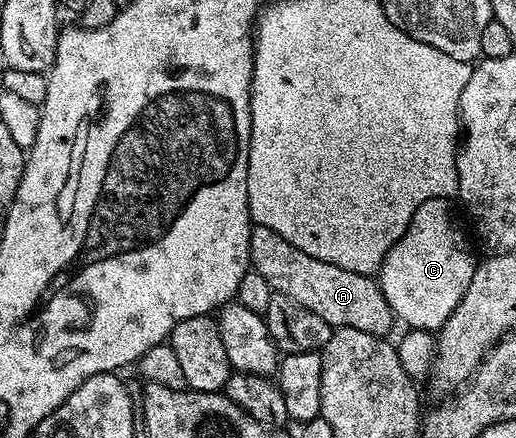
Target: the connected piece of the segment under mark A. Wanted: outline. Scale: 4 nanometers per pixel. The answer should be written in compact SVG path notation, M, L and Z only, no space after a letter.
M252 225L249 252L250 269L261 272L261 276L269 280L274 293L289 296L289 300L301 304L301 308L317 312L317 316L332 328L358 328L382 338L390 335L391 325L396 325L397 319L389 308L389 300L385 300L378 281L370 274L358 274L337 268L337 264L325 264L325 260L317 260L317 256L308 256L293 248L289 240L277 236L273 228L264 226Z

